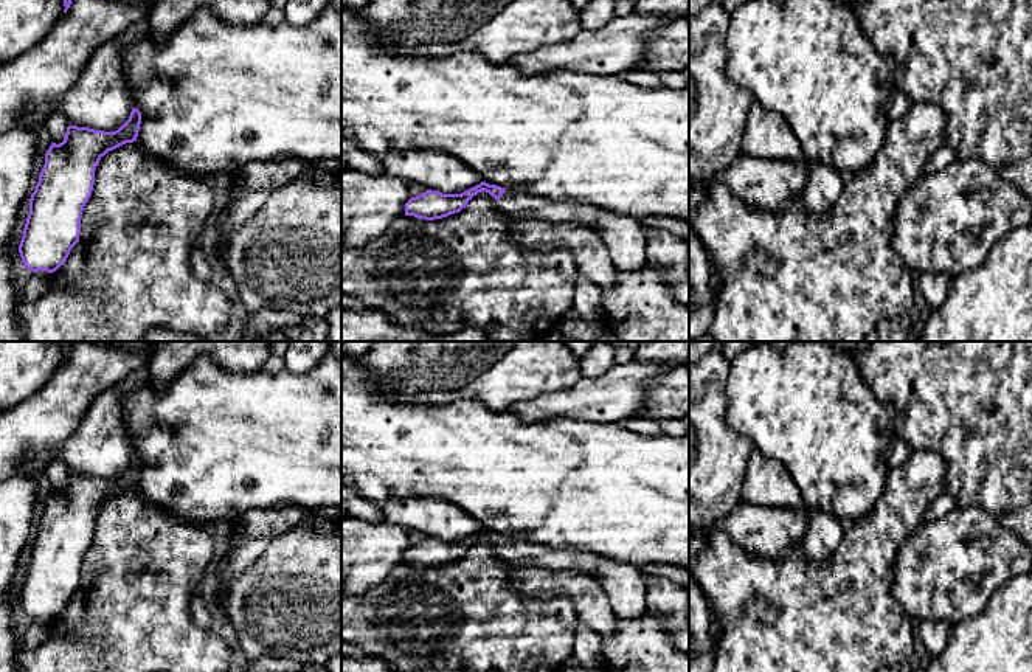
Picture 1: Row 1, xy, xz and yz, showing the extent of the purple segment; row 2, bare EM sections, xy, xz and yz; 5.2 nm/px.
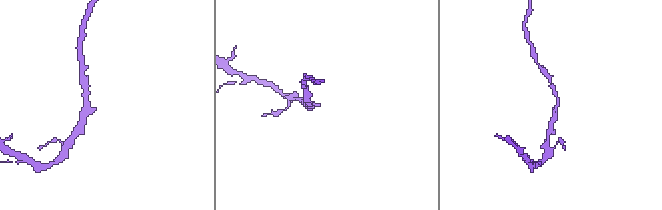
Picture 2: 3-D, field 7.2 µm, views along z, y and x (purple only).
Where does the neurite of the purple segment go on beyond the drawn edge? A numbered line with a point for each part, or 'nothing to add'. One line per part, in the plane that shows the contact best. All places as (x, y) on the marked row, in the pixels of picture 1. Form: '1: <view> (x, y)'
1: xz (517, 205)

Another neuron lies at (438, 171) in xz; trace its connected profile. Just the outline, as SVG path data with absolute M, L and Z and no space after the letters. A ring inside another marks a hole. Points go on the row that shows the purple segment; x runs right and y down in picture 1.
M413 149L379 158L386 174L442 194L461 194L483 182L470 166L445 152Z

